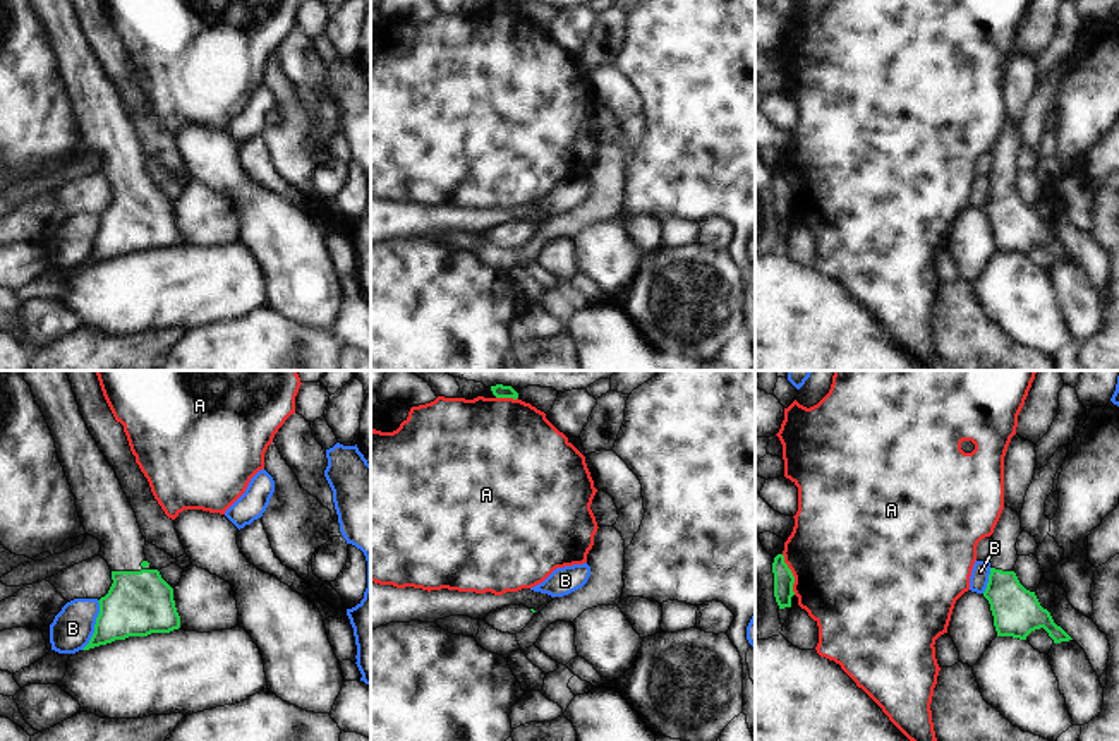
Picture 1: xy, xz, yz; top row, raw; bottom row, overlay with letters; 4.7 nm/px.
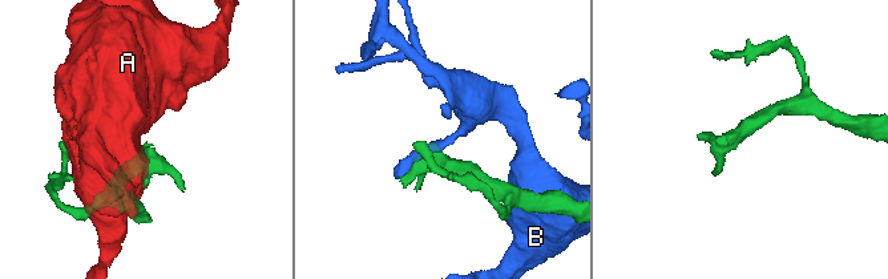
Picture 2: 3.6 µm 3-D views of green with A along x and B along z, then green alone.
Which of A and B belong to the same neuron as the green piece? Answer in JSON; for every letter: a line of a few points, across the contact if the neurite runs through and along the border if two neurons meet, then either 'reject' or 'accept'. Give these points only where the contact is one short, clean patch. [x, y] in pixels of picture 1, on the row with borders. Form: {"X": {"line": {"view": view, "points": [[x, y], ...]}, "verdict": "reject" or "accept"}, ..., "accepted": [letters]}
{"A": {"verdict": "reject"}, "B": {"verdict": "reject"}, "accepted": []}

